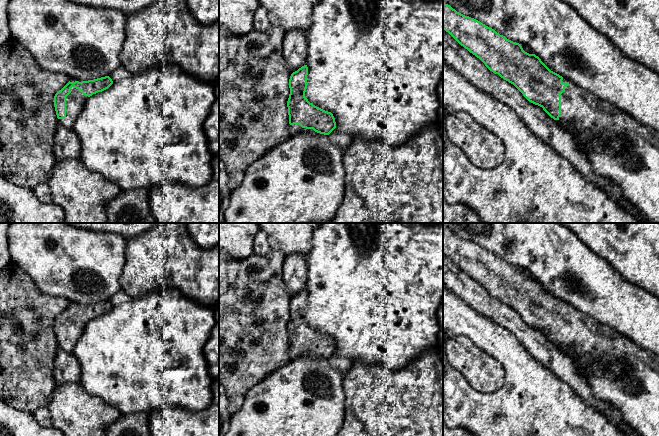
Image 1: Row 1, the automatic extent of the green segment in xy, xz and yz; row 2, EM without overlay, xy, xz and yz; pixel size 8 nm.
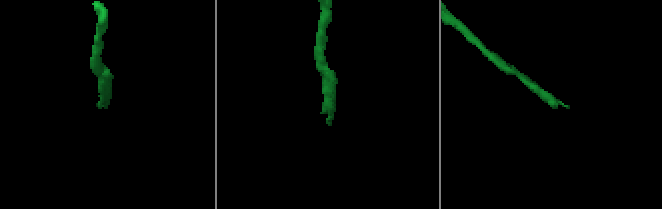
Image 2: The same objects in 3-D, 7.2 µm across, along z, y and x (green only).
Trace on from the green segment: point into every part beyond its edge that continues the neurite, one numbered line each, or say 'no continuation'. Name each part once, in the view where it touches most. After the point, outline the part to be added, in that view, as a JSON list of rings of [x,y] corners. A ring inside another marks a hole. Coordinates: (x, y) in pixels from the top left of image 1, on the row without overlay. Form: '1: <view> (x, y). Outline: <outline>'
1: xy (75, 325). Outline: [[[72,311],[71,317],[66,321],[66,341],[64,343],[58,343],[59,348],[70,353],[73,352],[74,345],[83,333],[88,322],[80,314]]]

